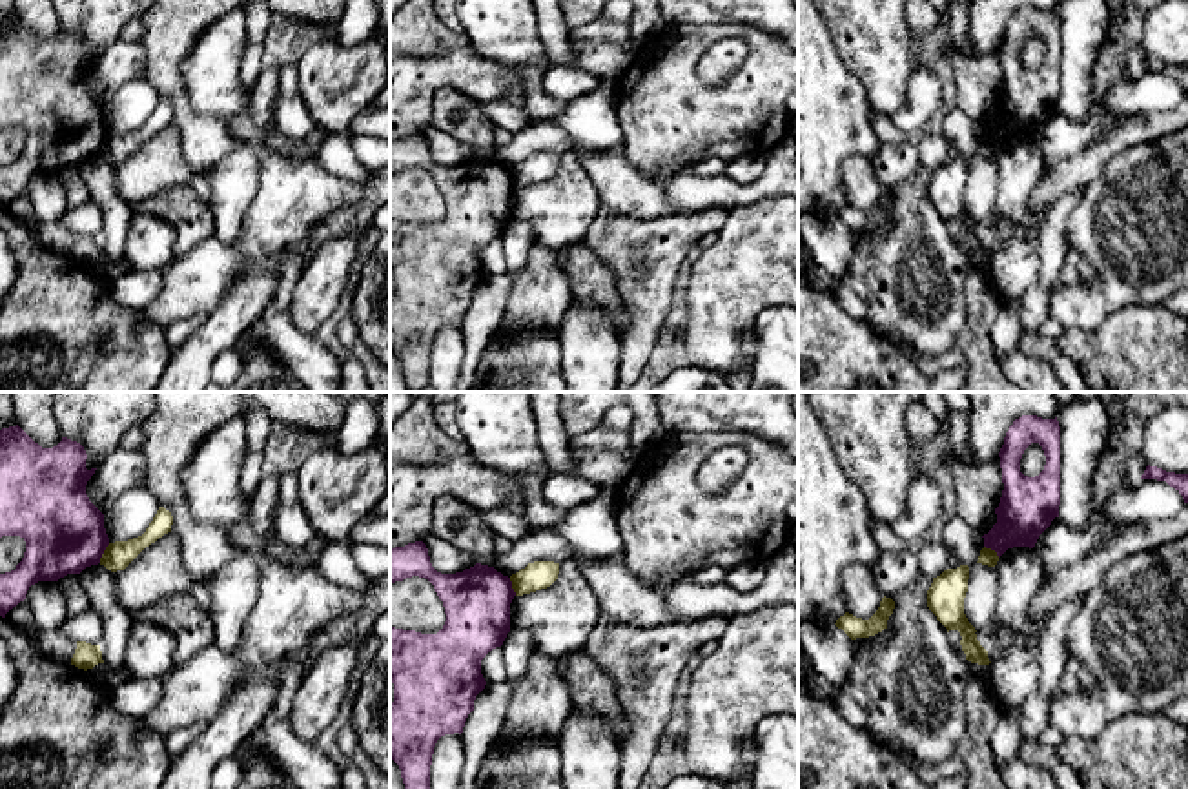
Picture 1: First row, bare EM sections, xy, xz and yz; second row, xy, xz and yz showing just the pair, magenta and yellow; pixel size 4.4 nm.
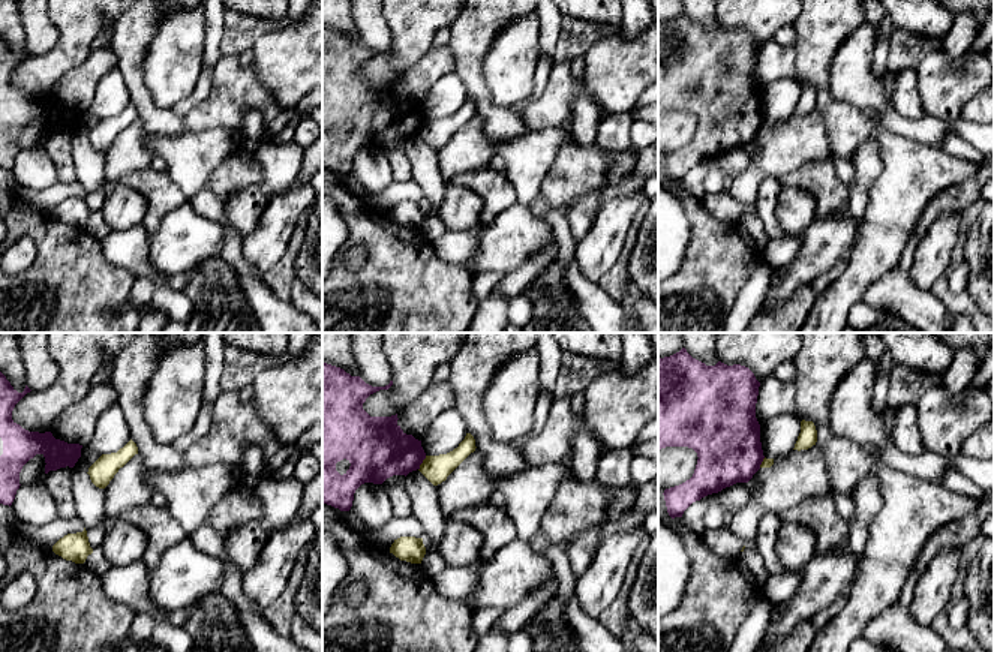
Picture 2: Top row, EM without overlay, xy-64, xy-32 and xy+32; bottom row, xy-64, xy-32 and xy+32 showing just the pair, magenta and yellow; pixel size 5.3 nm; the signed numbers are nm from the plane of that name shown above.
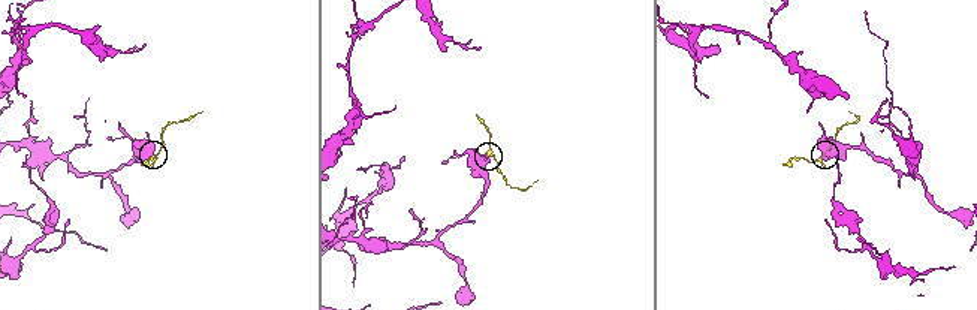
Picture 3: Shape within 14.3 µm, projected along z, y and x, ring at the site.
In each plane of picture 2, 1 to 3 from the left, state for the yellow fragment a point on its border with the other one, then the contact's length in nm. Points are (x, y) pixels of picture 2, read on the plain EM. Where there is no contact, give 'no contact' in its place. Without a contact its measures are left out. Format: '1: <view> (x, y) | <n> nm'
1: no contact
2: xy-32 (422, 126) | 90 nm
3: xy+32 (762, 125) | 70 nm

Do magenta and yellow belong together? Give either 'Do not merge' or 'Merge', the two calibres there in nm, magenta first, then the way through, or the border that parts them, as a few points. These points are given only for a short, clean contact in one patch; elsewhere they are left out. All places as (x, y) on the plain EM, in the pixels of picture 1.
Do not merge. Thickness 360 nm (magenta) against 120 nm. Boundary: xy (110, 135), (99, 153)

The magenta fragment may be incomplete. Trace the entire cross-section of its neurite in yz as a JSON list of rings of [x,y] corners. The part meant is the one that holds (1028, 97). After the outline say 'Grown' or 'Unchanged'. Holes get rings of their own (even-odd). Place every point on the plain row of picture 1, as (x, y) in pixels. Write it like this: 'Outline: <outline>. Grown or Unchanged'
Outline: [[[1022,7],[1006,24],[999,44],[1002,89],[997,115],[984,126],[984,138],[1000,149],[1008,140],[1033,140],[1039,128],[1059,109],[1060,97],[1060,18],[1055,11]],[[1039,35],[1046,47],[1044,62],[1028,69],[1020,64],[1024,42]]]. Unchanged

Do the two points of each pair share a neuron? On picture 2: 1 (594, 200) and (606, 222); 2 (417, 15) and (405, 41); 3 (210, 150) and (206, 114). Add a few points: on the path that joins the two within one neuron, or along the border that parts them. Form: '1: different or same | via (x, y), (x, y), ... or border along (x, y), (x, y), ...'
1: different | border along (601, 206), (582, 240)
2: same | via (414, 21), (411, 35)
3: different | border along (185, 131), (203, 132), (224, 128), (234, 134)

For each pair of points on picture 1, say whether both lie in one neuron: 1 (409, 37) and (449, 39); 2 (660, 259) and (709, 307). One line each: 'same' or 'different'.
1: same
2: different

